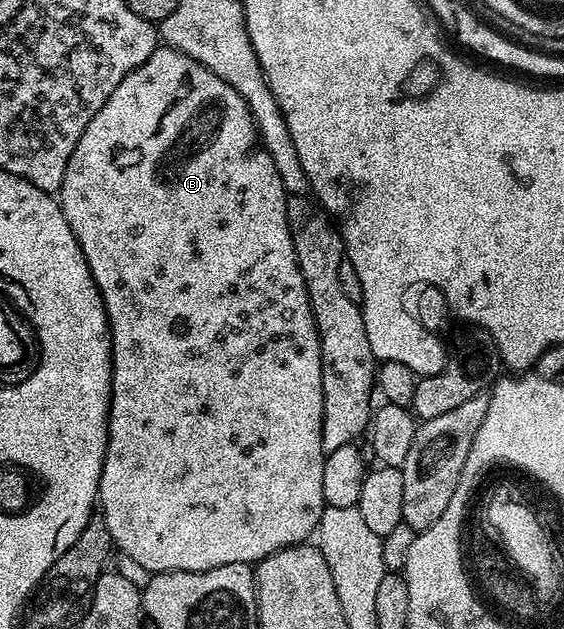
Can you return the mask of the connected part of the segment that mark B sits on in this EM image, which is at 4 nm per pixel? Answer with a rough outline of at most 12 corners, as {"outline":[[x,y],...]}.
{"outline":[[172,46],[57,201],[98,509],[151,574],[325,509],[321,344],[245,100]]}

